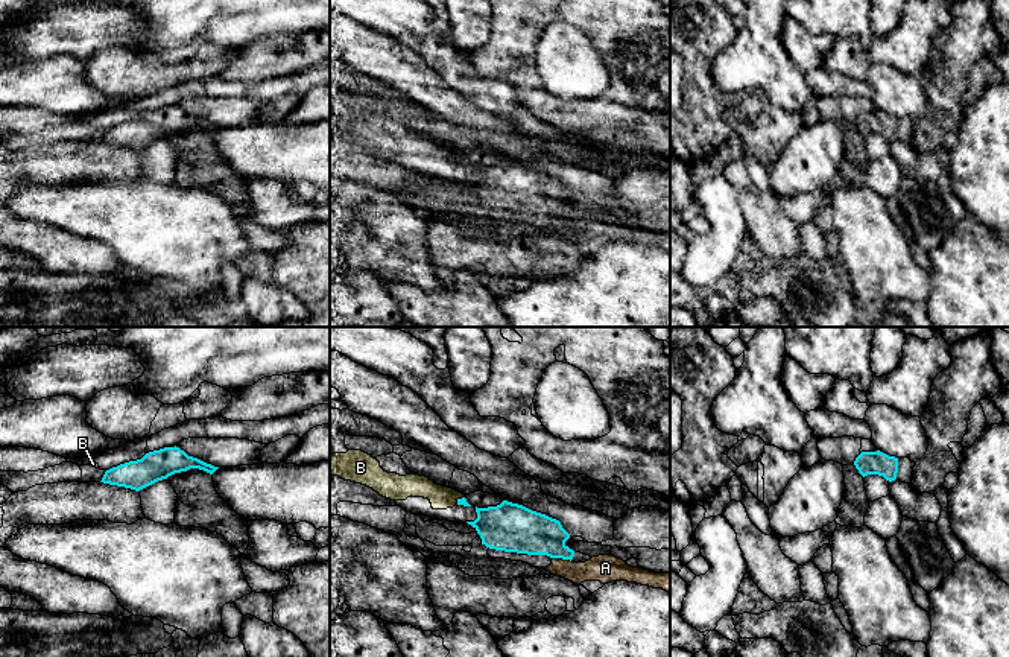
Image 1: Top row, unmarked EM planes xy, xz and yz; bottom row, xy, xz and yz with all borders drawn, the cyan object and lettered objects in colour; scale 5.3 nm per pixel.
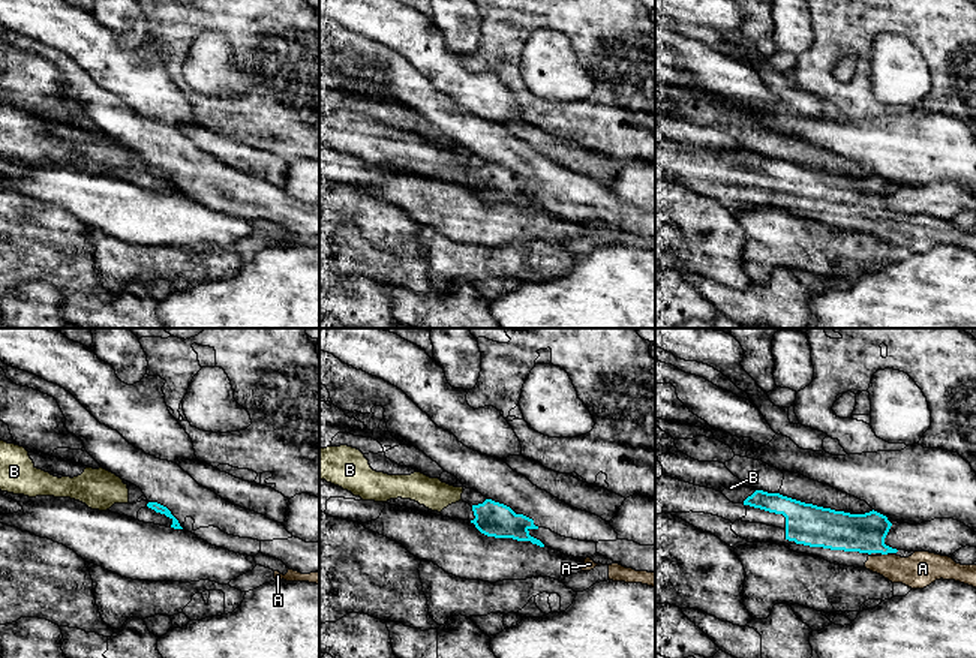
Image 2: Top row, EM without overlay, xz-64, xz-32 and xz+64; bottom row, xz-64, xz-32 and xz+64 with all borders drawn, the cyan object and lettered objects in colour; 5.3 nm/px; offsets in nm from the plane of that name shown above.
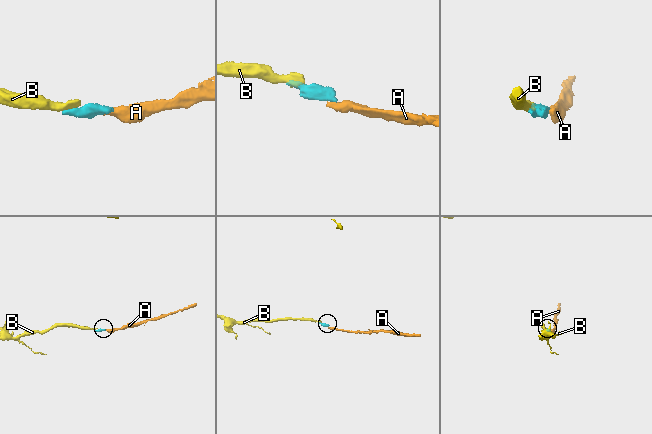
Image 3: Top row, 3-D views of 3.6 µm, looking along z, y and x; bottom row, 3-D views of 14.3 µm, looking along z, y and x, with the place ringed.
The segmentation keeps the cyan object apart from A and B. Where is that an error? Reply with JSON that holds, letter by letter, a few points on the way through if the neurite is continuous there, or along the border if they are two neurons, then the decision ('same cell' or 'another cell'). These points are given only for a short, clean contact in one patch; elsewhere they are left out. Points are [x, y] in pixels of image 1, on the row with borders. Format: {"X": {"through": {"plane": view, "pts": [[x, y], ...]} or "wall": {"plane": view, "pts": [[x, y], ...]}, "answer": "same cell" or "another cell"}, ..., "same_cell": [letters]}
{"A": {"through": {"plane": "xz", "pts": [[523, 531], [538, 534], [561, 557], [573, 569], [605, 568]]}, "answer": "same cell"}, "B": {"wall": {"plane": "xz", "pts": [[465, 498], [461, 498], [456, 504]]}, "answer": "another cell"}, "same_cell": ["A"]}

